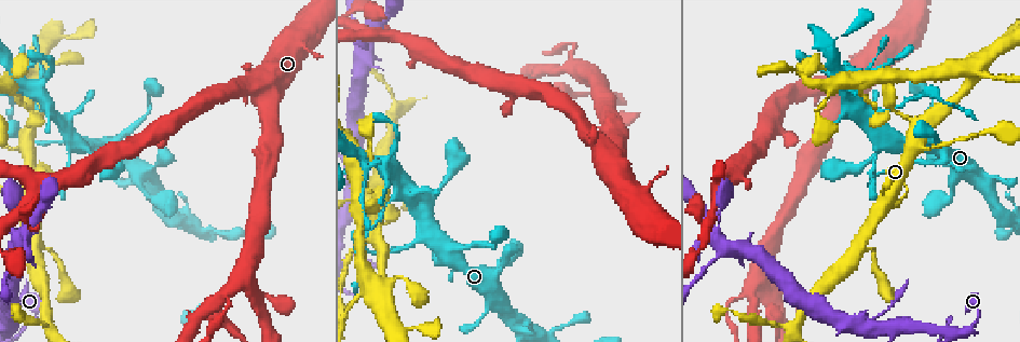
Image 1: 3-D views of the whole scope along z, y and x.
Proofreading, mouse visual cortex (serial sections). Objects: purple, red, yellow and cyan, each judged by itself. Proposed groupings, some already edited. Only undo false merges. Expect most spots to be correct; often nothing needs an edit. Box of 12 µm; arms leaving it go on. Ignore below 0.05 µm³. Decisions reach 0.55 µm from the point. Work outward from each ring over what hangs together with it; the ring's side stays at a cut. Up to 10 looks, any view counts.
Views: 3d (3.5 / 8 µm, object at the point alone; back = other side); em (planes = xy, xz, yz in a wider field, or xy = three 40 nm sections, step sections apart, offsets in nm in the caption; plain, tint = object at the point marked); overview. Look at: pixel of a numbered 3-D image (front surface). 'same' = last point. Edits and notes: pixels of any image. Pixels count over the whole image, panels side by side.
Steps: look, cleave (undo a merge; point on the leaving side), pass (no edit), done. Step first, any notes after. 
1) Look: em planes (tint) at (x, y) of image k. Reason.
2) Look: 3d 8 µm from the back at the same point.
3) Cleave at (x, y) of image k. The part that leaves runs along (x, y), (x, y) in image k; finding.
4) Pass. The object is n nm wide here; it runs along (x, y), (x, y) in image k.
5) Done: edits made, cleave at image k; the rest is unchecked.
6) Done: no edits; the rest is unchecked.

Look: 3d 3.5 µm at (34, 78) of image 1.

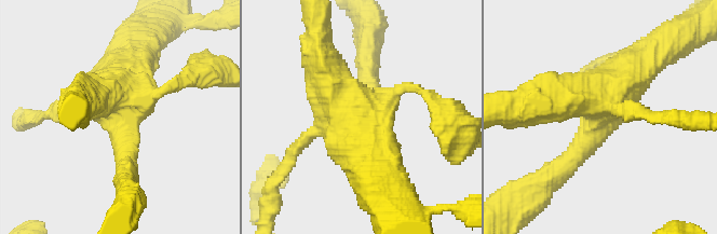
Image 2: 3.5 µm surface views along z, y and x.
Look: em xy step 1 (tint) at (120, 123) of image 2. Need the tissue.

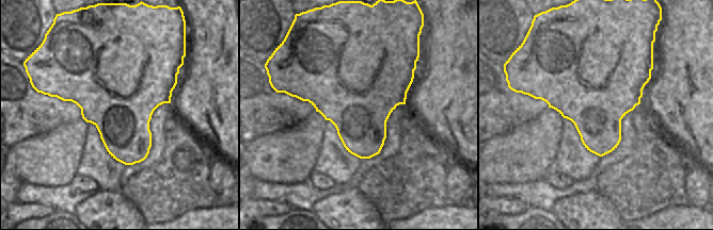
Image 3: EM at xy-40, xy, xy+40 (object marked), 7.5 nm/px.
Pass. It runs along (125, 162), (115, 105), (79, 101) in image 2; continuous, no second cell.

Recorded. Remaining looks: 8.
Look: 3d 3.5 µm at (395, 196) of image 1. Thick turns thin.

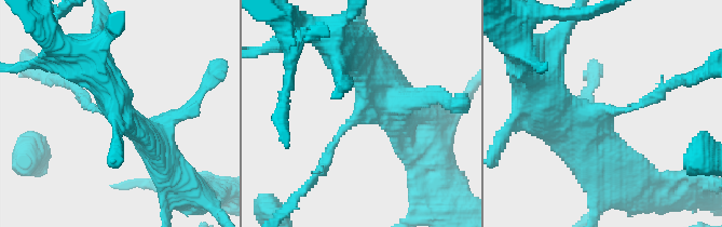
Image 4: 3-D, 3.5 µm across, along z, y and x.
Look: em xy step 2 (tint) at (597, 116) of image 4. The arms are 100, 500 nm wide; need the tissue.

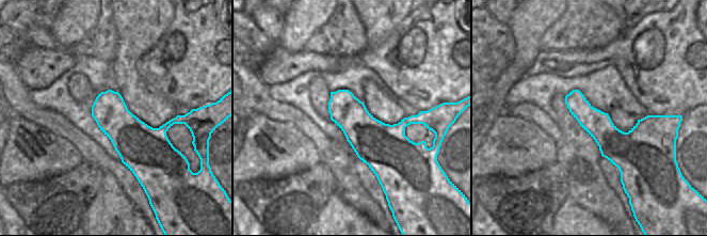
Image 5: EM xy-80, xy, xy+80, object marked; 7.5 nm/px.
Pass. It runs along (168, 171), (119, 111), (82, 97) in image 4; one cell here.

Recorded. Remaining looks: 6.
Look: 3d 3.5 µm at (927, 149) of image 1. Thick turns thin.

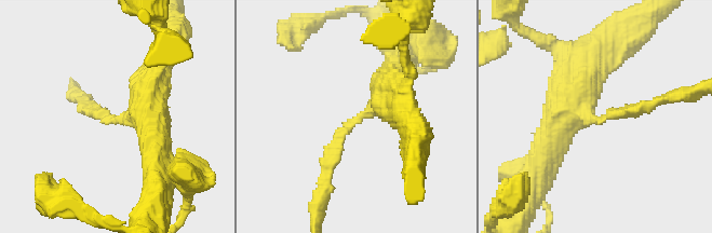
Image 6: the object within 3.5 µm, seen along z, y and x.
Look: em xy step 2 (tint) at (119, 119) of image 6. Need the tissue.

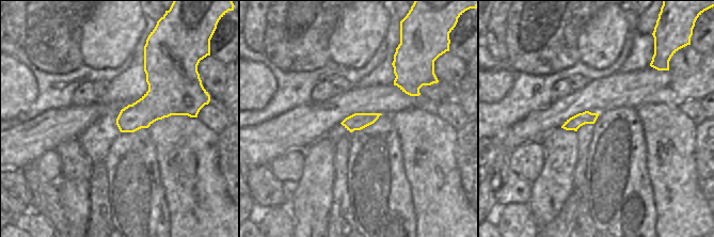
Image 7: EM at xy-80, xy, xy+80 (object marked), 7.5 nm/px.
Pass. The object is 130 nm wide here; it runs along (397, 79), (339, 134), (326, 164) in image 6; all the same cell.

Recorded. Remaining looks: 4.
Look: 3d 8 µm at (38, 189) of image 1. Sudden change in width.

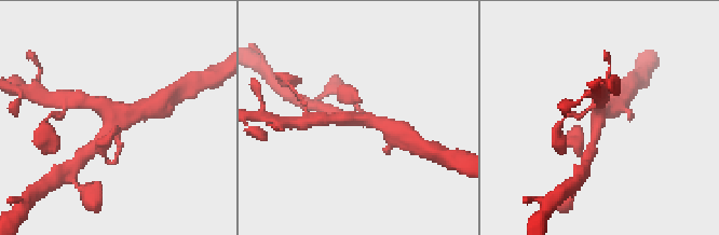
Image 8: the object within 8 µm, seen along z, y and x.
Look: 3d 3.5 µm at (119, 117) of image 8. Closer look.

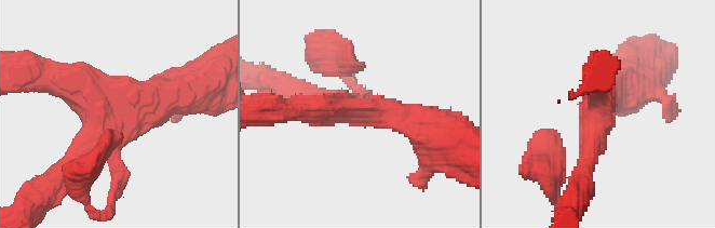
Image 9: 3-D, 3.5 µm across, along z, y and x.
Look: em xy step 1 (tint) at (599, 115) of image 9. 4 arms meet here; the arms are 200, 350, 400, 500 nm wide; need the tissue.

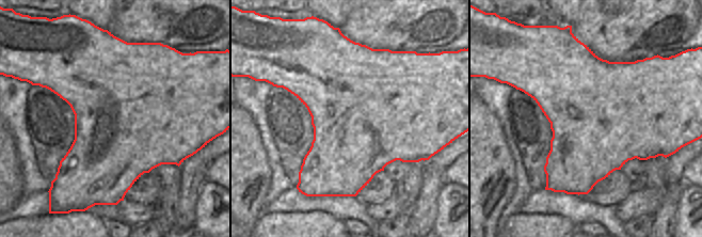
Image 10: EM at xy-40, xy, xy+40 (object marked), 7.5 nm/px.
Pass. All the same cell.

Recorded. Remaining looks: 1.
Done: no edits; the rest is unchecked.

